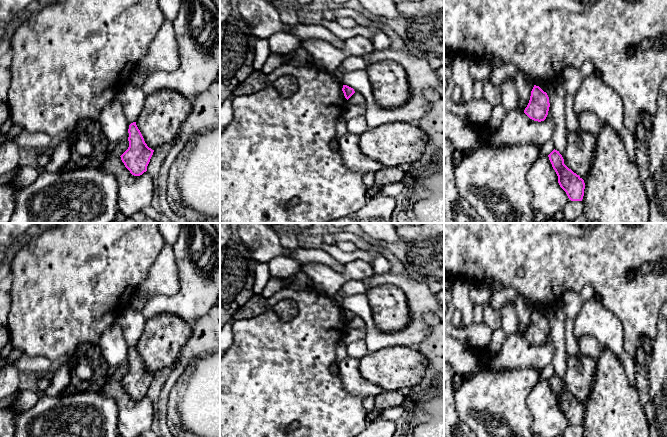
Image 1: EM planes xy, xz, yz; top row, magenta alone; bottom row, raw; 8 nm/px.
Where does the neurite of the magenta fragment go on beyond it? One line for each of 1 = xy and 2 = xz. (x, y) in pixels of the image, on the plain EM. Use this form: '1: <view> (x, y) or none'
1: none
2: none

